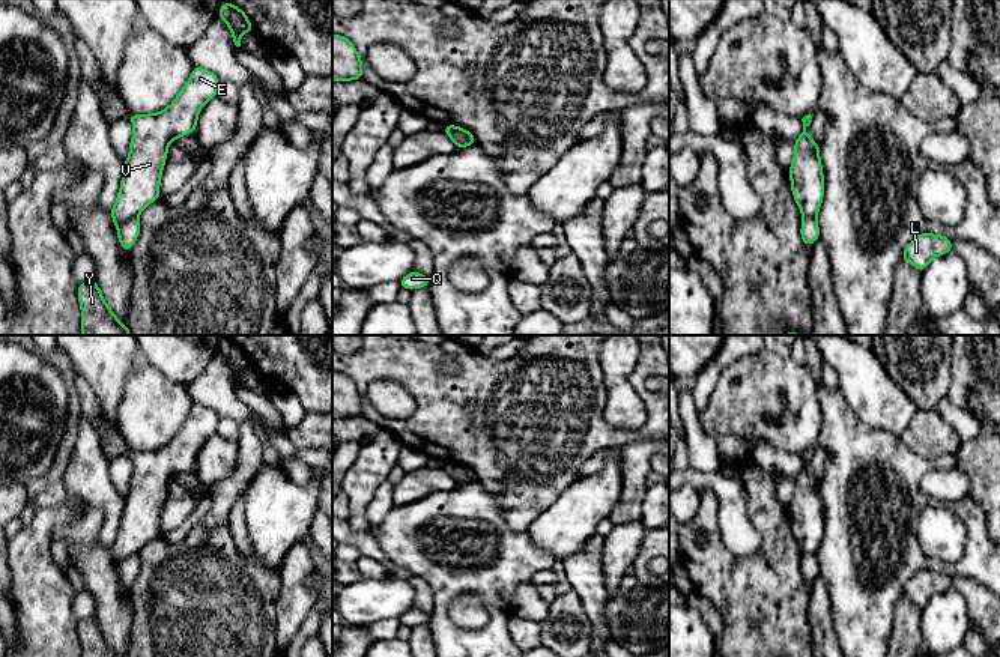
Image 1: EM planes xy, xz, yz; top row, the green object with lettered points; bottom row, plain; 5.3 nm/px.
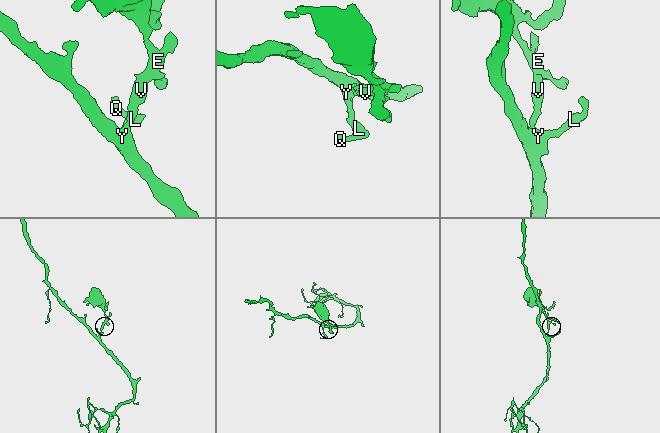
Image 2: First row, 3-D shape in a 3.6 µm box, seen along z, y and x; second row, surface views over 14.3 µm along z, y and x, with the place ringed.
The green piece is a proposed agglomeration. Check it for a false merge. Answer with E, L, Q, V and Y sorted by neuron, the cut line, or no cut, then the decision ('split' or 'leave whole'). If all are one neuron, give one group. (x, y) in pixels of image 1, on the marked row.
groups E V / L Q Y; cut xy (137, 217), (118, 227); split

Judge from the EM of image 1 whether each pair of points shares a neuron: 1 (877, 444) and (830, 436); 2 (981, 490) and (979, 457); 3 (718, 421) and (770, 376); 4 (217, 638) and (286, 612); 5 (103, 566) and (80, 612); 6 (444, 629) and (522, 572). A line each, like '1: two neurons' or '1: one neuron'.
1: one neuron
2: one neuron
3: one neuron
4: two neurons
5: two neurons
6: one neuron

